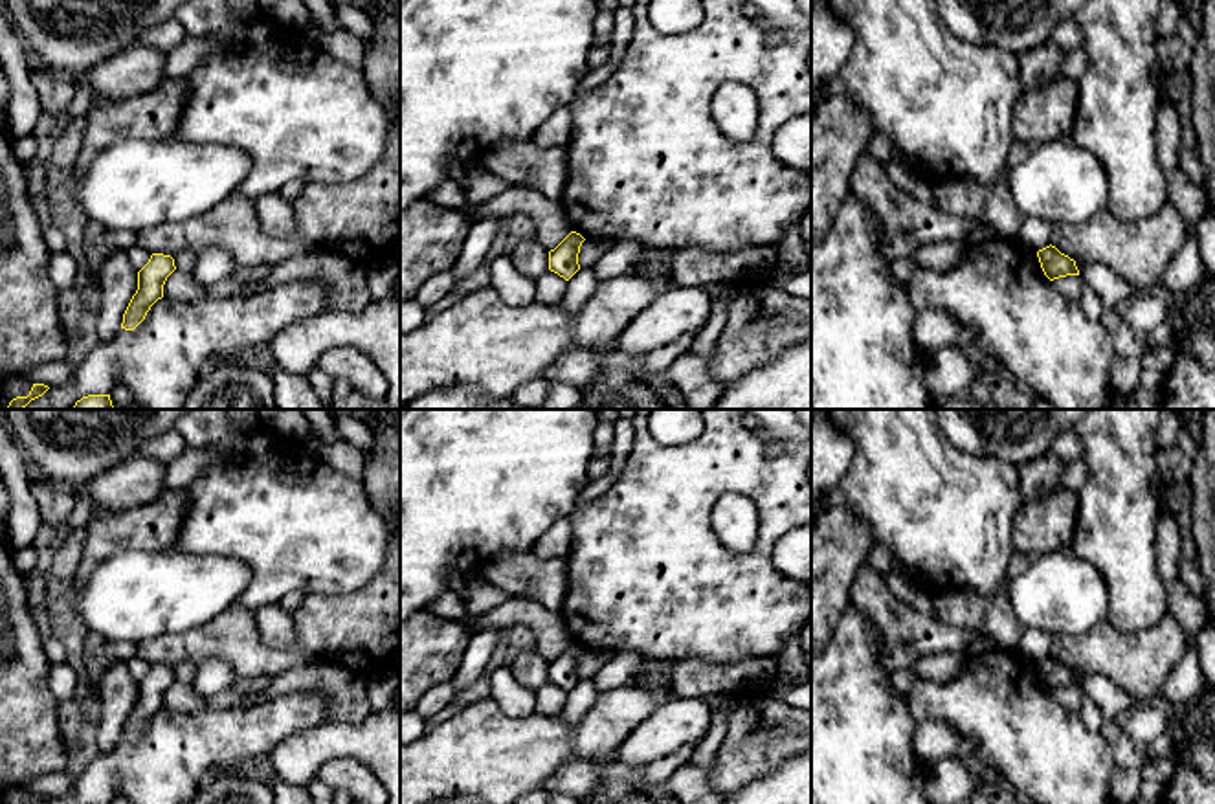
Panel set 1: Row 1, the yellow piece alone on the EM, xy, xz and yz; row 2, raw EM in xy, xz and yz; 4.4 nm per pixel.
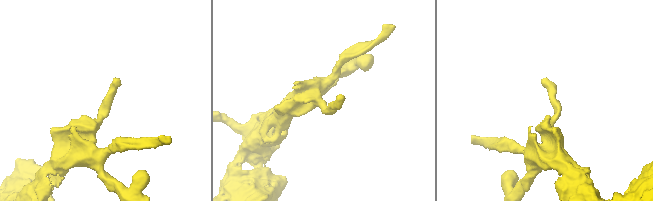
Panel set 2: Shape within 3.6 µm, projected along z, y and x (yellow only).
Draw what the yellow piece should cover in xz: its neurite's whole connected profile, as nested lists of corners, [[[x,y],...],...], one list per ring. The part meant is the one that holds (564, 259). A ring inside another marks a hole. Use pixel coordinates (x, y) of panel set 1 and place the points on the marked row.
[[[571,231],[554,250],[549,251],[549,270],[569,281],[578,270],[578,253],[585,239]]]

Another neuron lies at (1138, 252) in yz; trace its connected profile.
[[[1175,204],[1143,220],[1125,222],[1109,209],[1087,222],[1059,222],[1052,246],[1074,261],[1110,268],[1142,292],[1158,292],[1164,270],[1186,242],[1186,222]]]

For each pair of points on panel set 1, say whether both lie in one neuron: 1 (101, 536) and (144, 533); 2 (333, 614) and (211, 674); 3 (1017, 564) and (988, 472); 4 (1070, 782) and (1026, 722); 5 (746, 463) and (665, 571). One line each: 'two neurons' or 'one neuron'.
1: one neuron
2: two neurons
3: two neurons
4: one neuron
5: one neuron

